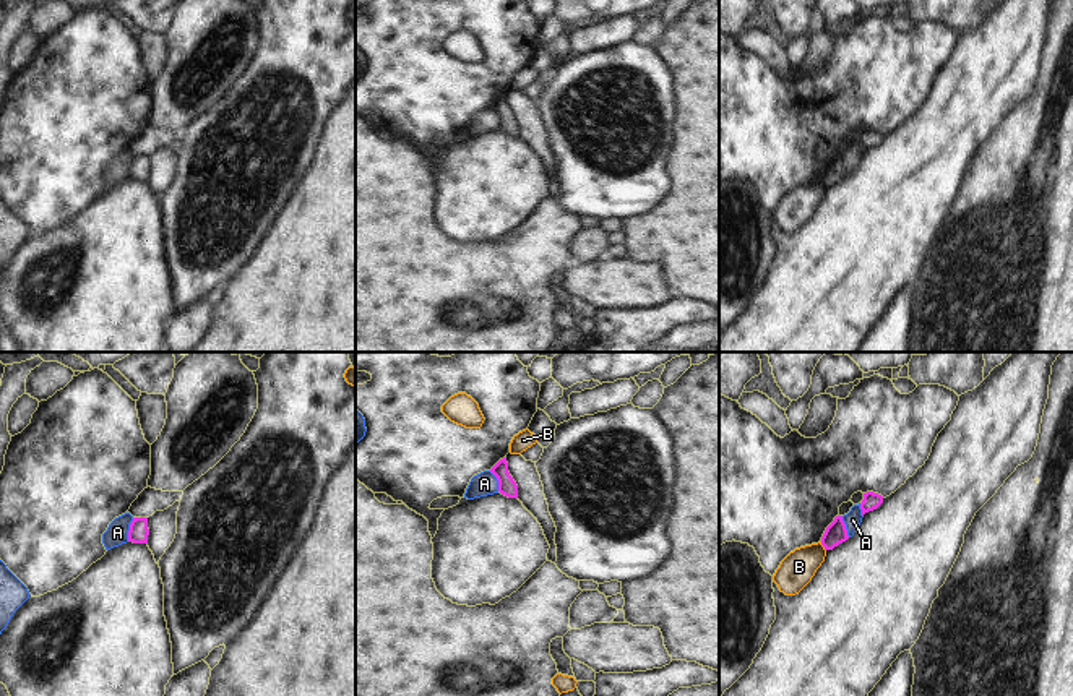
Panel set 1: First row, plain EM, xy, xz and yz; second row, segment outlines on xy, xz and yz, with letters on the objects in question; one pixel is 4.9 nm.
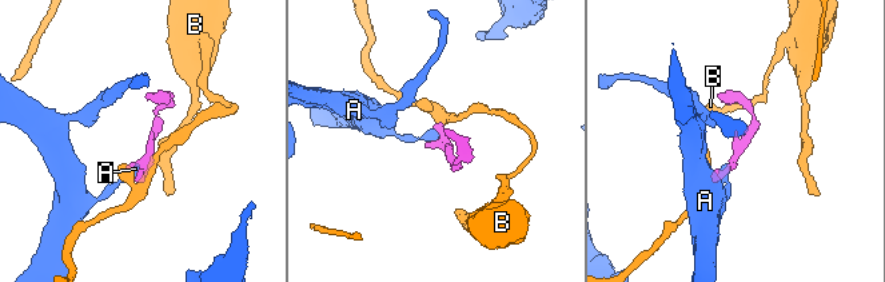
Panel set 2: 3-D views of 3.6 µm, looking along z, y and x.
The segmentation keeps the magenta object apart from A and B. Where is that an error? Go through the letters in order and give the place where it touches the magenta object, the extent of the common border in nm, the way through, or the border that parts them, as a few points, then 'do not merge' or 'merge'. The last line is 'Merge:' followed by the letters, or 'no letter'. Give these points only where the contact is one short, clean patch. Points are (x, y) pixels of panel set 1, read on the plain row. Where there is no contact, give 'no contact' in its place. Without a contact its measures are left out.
A: meets magenta in xy at (130, 166); contact 120 nm long; border along xy (133, 154), (127, 177); do not merge
B: meets magenta in yz at (823, 182); contact 50 nm long; border along yz (820, 179), (825, 187); do not merge
Merge: no letter

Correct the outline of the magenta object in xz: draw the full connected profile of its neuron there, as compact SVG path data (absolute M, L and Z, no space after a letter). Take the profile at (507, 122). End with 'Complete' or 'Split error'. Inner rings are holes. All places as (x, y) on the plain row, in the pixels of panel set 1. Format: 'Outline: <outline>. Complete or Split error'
Outline: M506 94L500 96L490 109L497 114L498 117L498 128L508 135L518 135L518 122L513 117L513 114L508 109L508 99Z. Complete.

